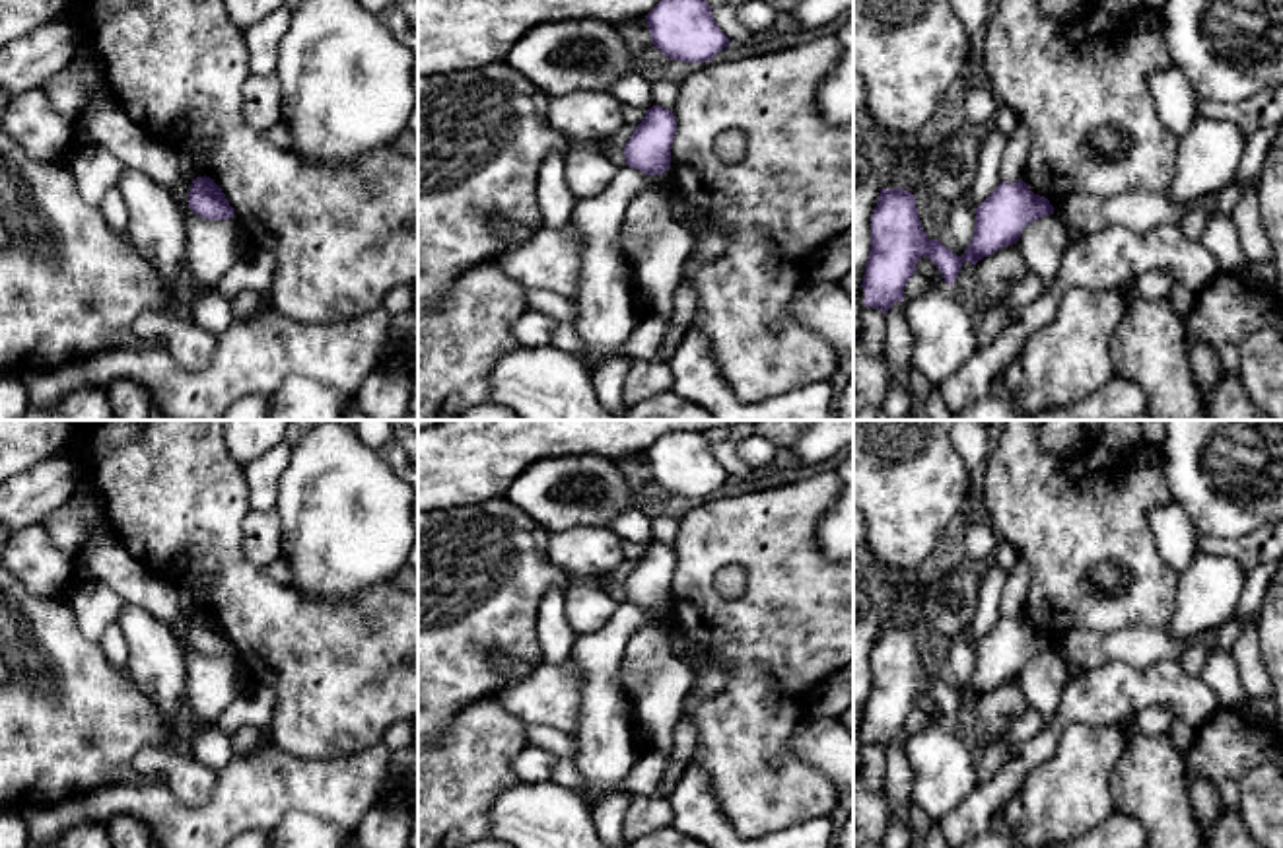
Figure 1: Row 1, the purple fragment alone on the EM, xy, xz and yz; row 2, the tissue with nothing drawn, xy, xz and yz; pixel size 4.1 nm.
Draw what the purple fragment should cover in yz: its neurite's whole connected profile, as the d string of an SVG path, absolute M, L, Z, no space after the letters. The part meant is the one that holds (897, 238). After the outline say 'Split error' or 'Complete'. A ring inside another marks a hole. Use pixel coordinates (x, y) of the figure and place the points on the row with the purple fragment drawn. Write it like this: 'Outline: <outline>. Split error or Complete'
Outline: M1021 179L1001 181L976 208L974 237L962 257L923 231L916 196L906 189L883 189L871 214L871 251L861 288L863 303L884 315L904 301L904 288L921 257L931 259L949 286L954 284L962 263L976 265L984 257L1019 241L1023 230L1054 214L1048 198L1034 194Z. Complete

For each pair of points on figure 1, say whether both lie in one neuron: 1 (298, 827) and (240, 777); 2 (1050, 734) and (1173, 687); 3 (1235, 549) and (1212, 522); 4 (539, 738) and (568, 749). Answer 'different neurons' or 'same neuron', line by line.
1: different neurons
2: same neuron
3: different neurons
4: same neuron

